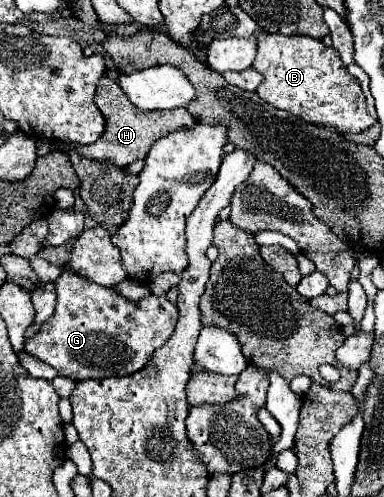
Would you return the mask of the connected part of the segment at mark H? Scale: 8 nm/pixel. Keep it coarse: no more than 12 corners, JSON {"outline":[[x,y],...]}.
{"outline":[[106,75],[94,101],[106,131],[72,145],[88,159],[126,167],[156,139],[192,129],[184,107],[142,111]]}

